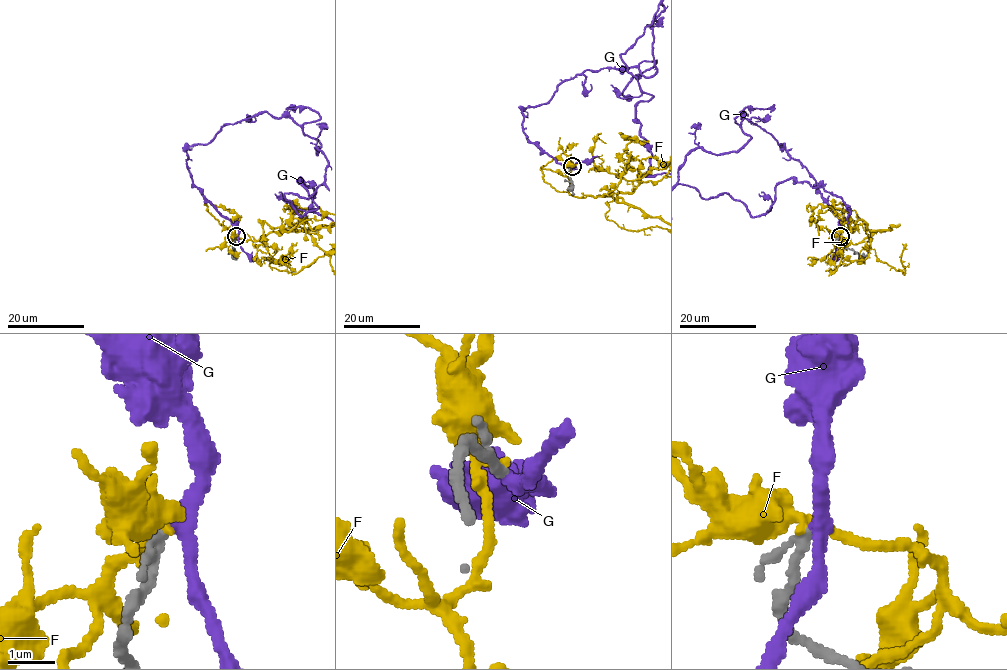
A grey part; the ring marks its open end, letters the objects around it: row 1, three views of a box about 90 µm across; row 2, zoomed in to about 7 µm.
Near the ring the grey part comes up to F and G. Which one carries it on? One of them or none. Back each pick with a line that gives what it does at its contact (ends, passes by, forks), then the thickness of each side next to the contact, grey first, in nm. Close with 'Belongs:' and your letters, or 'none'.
G: it passes by | 160/280 nm
Belongs: G

